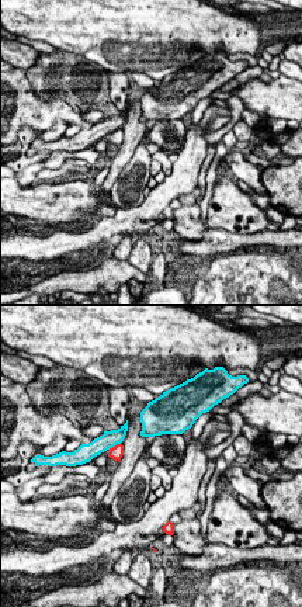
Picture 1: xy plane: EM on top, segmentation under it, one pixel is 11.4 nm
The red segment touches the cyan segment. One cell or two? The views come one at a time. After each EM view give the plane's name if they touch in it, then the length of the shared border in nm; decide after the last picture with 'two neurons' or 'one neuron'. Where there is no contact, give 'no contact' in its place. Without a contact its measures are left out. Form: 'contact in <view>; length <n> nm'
contact in xy; length 160 nm

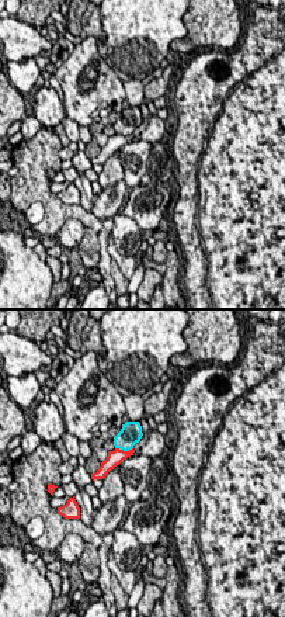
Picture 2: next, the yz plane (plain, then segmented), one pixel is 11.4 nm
contact in yz; length 200 nm

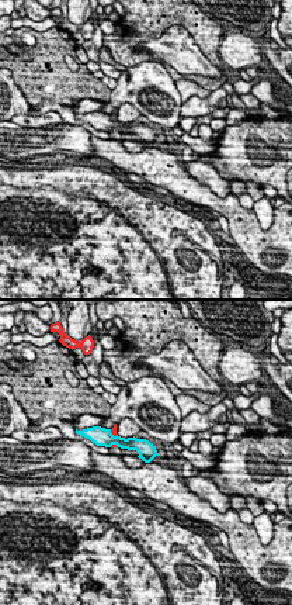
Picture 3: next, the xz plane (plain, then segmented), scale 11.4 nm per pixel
contact in xz; length 120 nm

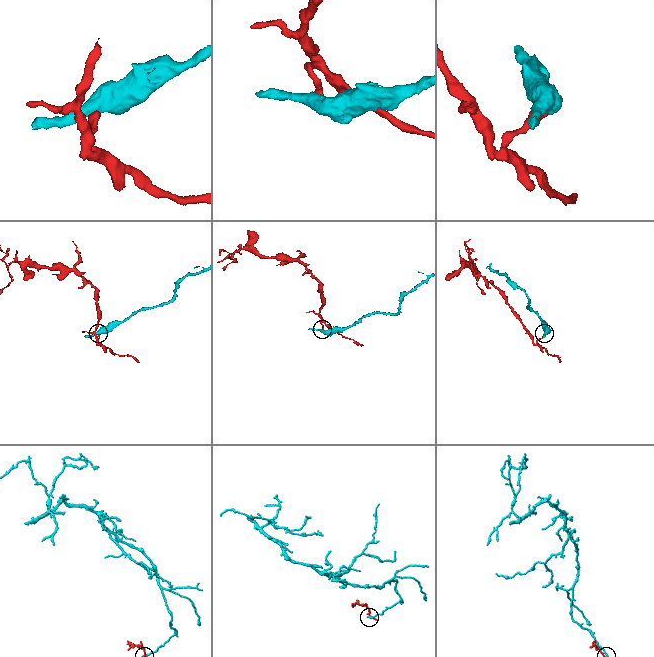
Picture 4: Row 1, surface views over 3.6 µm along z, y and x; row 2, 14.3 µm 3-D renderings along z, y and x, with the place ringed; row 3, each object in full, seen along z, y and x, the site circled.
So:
two neurons

